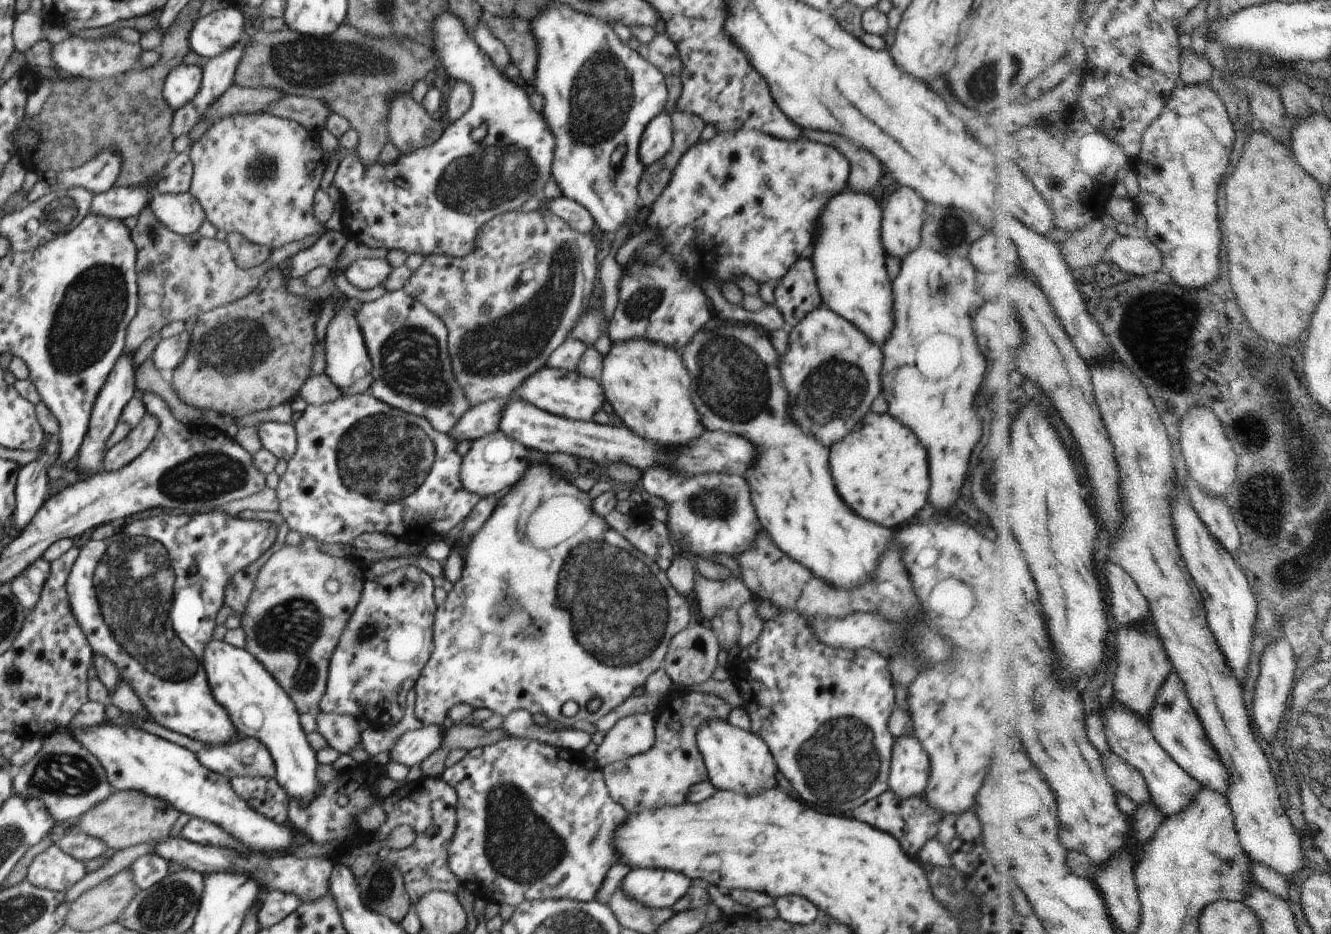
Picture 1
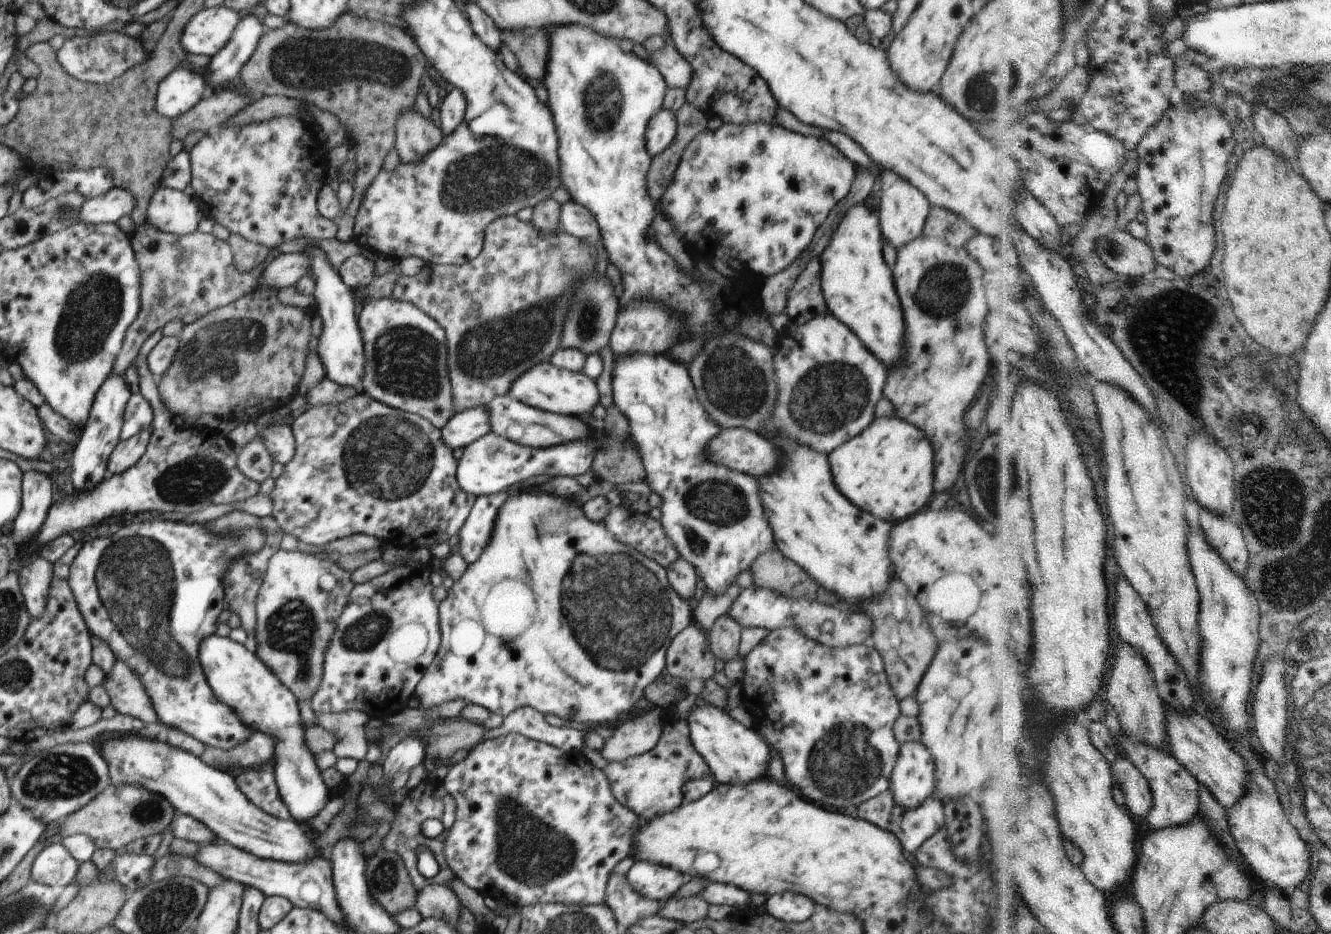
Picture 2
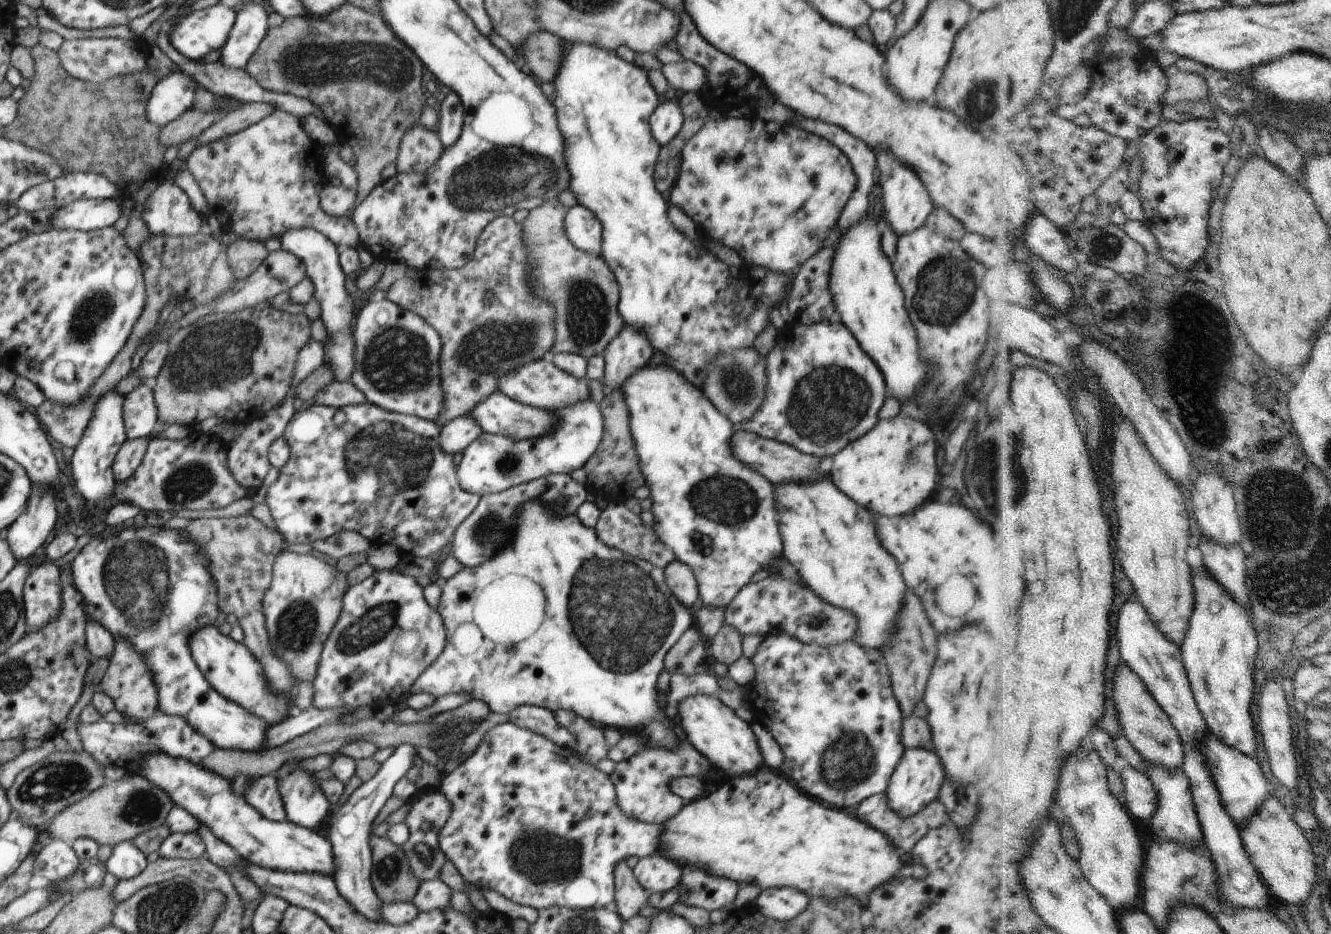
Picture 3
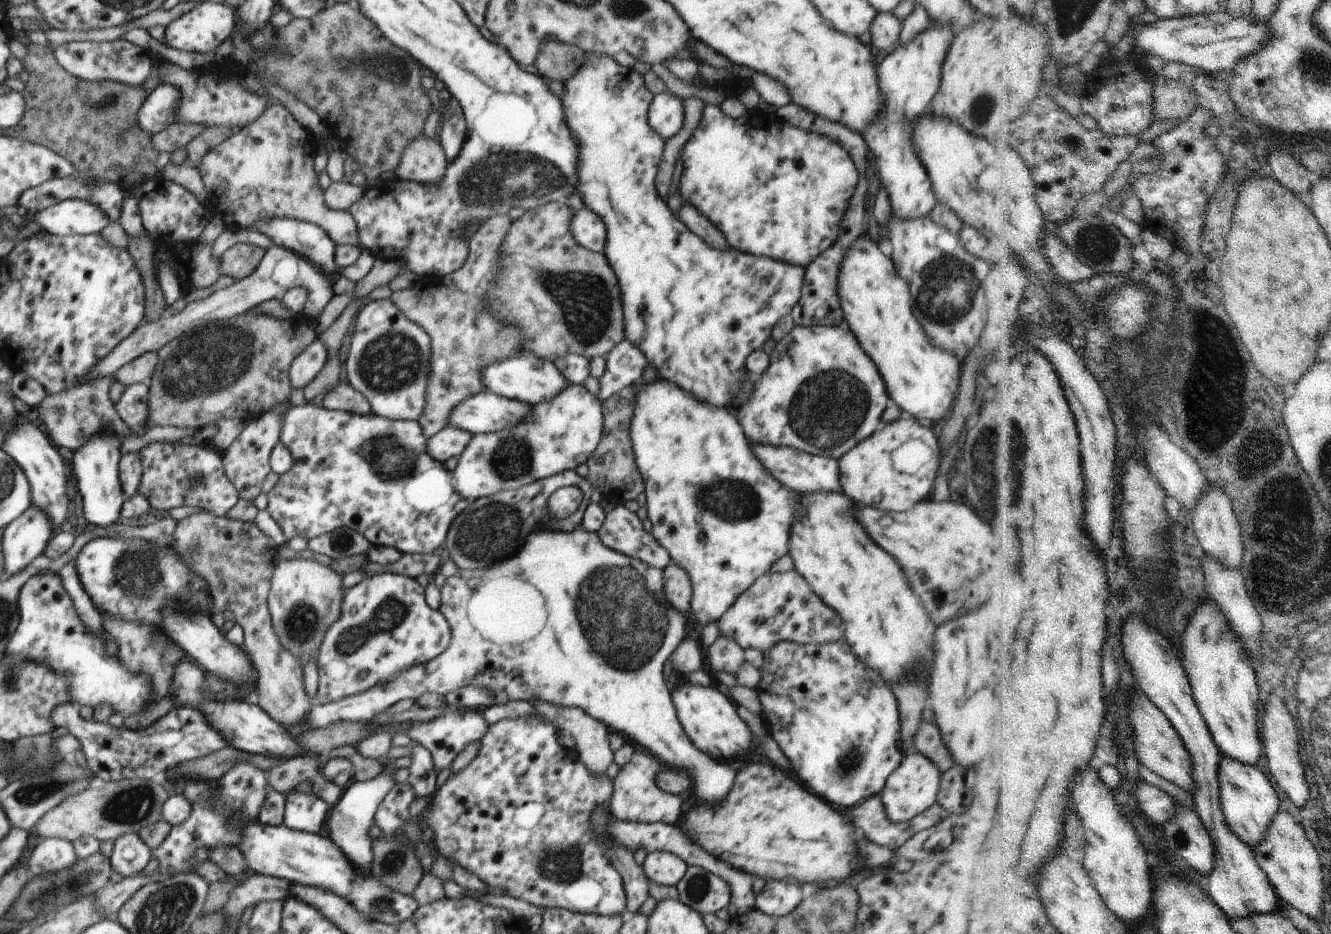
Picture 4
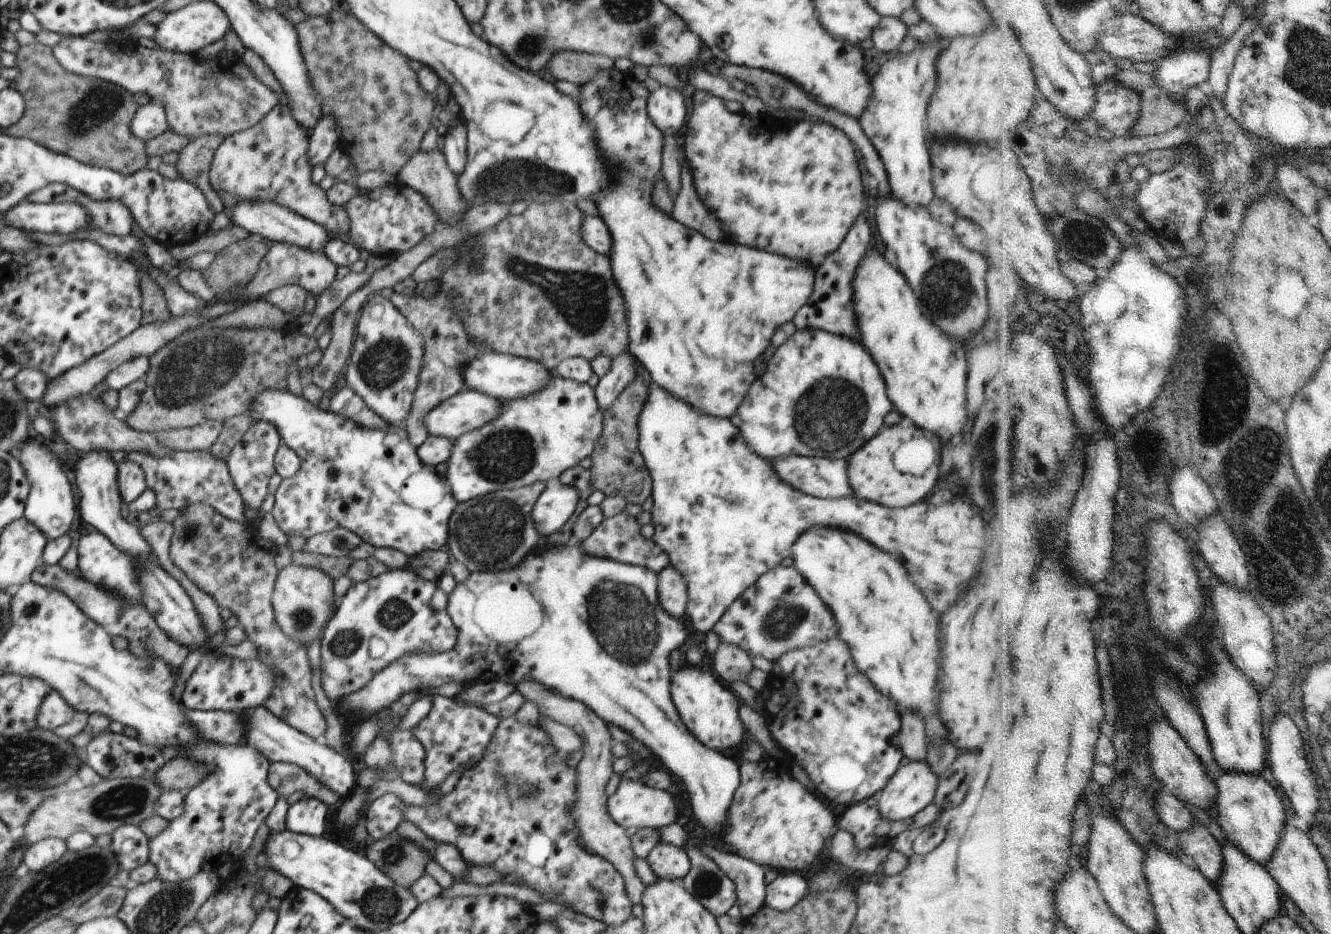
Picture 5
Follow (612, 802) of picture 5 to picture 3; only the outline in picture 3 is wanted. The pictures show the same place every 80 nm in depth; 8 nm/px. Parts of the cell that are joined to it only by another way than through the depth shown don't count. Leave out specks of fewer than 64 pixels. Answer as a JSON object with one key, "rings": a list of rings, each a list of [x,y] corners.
{"rings":[[[679,719],[675,720],[673,730],[680,734],[677,745],[646,747],[628,760],[617,762],[613,772],[609,774],[615,788],[616,802],[626,816],[637,818],[642,822],[662,825],[662,822],[666,822],[684,806],[682,798],[672,794],[670,785],[674,778],[682,778],[690,774],[698,774],[698,776],[702,774],[708,780],[719,778],[718,770],[690,744]]]}

